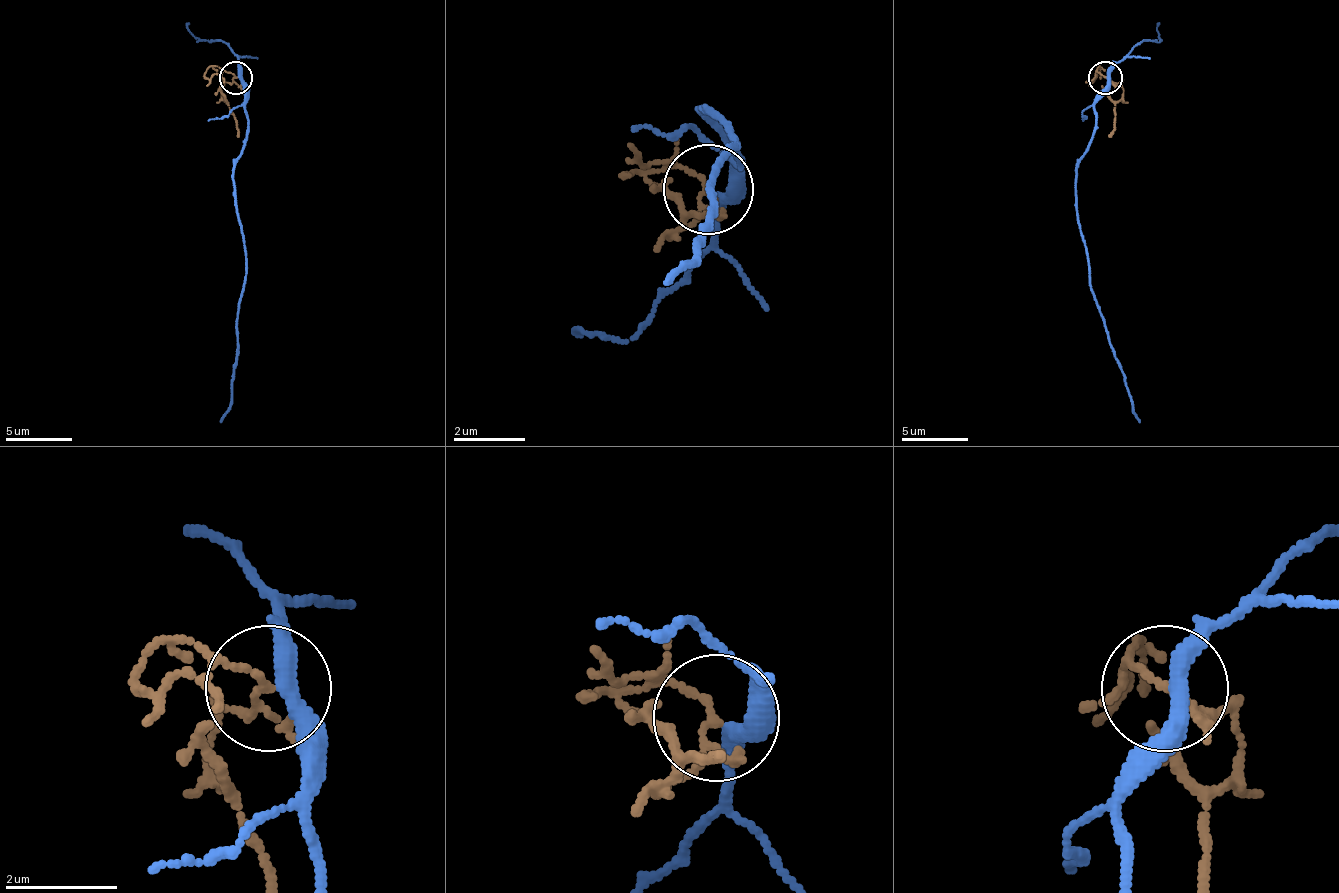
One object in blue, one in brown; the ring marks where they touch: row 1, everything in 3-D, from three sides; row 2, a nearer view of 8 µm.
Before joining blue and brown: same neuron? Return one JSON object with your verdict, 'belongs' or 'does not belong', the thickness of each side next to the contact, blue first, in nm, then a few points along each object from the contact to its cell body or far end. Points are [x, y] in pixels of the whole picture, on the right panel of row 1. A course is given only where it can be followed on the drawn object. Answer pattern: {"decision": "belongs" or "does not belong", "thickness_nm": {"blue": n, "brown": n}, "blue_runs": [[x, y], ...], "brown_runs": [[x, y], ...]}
{"decision": "belongs", "thickness_nm": {"blue": 320, "brown": 100}, "blue_runs": [[1108, 78], [1108, 91], [1094, 105], [1094, 138], [1078, 164], [1074, 211], [1088, 284], [1141, 423]], "brown_runs": [[1104, 78], [1124, 91], [1114, 105], [1108, 138]]}

